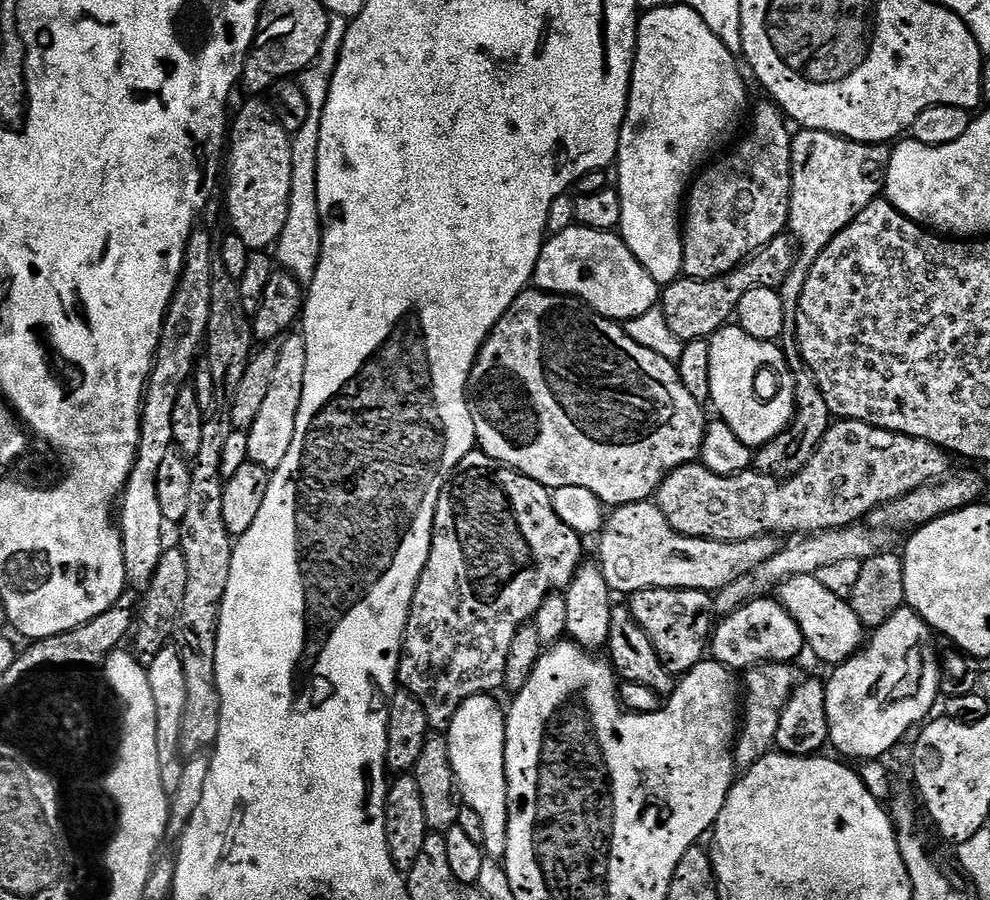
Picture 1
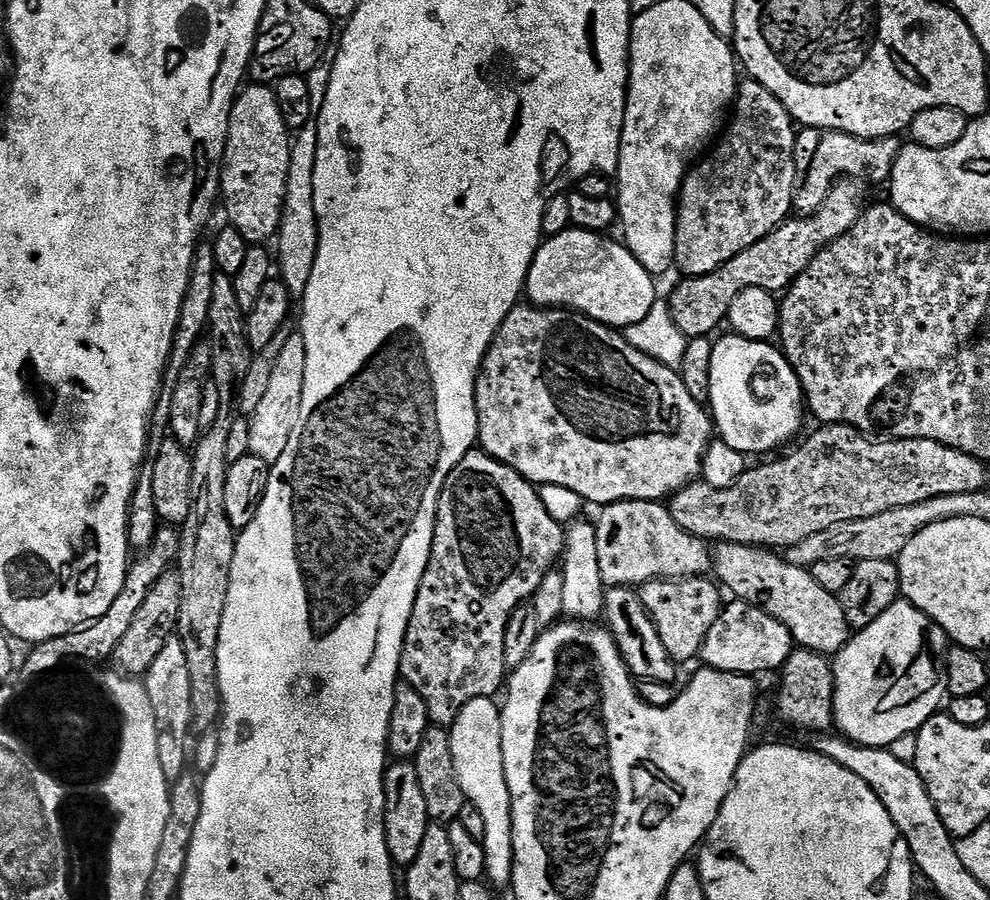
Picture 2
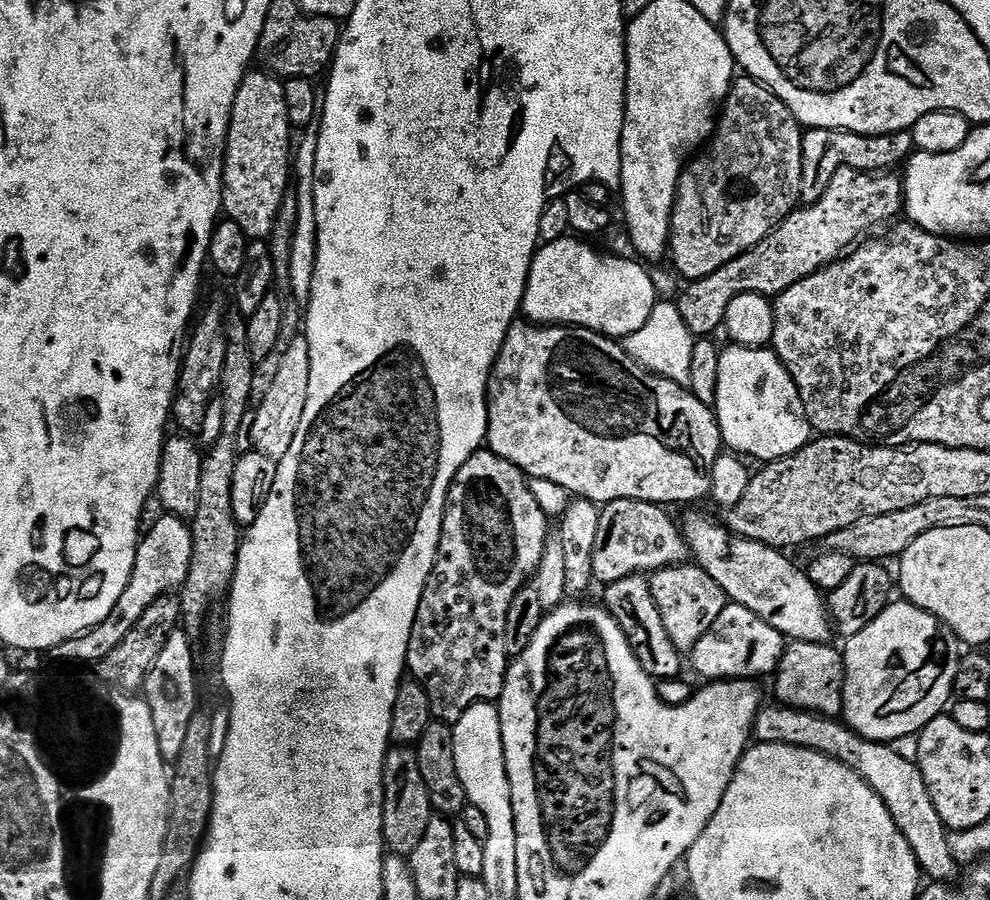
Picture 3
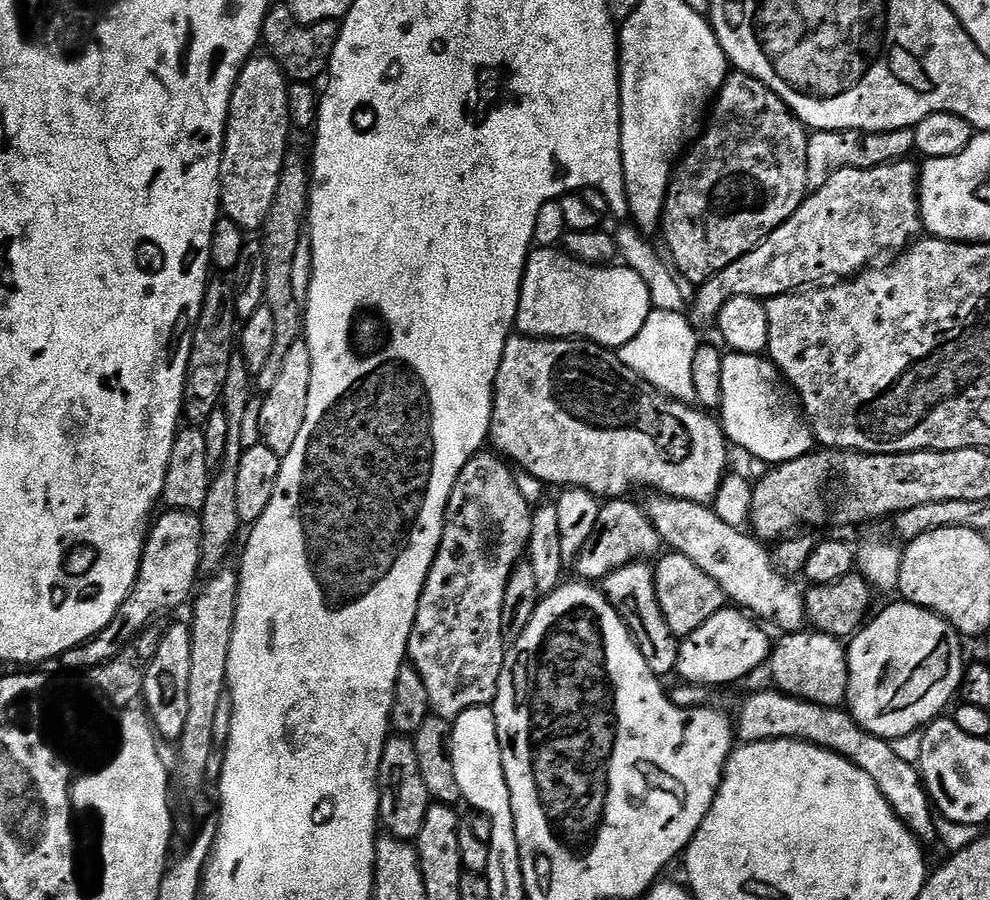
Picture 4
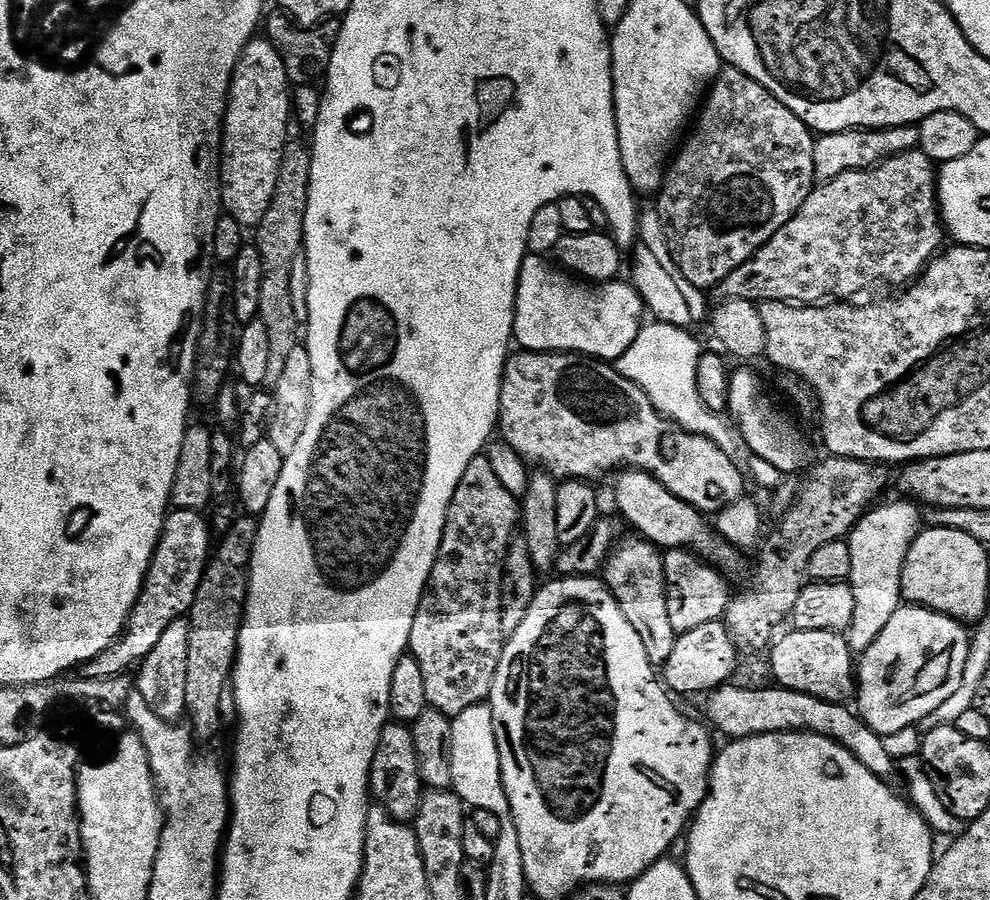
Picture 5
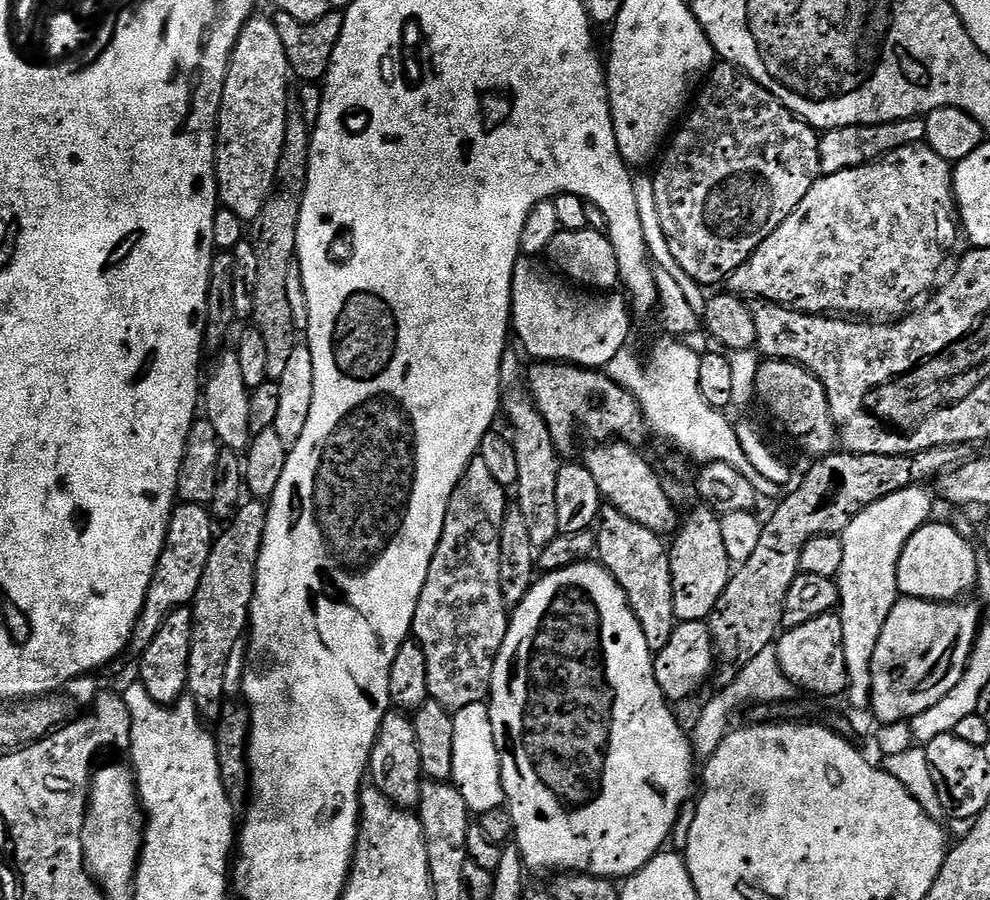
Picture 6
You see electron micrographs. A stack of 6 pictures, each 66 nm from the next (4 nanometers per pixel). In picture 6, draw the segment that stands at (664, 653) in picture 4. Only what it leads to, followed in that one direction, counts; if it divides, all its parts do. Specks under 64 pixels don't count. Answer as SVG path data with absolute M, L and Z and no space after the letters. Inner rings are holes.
M607 506L600 509L599 528L600 532L595 533L599 563L604 565L604 569L614 578L614 582L622 586L628 599L628 605L634 610L634 618L638 618L638 626L642 626L642 634L646 634L646 646L653 654L662 651L670 642L670 634L674 634L678 623L674 614L674 594L670 578L670 558L668 557L669 545L655 532L646 530L644 526L638 526L638 522L630 522L626 514Z

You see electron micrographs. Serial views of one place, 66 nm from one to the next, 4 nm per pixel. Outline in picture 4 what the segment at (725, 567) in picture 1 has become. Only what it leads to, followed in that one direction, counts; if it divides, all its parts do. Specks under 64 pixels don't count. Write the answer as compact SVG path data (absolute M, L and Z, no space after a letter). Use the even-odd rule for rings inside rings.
M612 498L601 507L598 526L594 526L594 534L590 534L586 546L582 546L576 555L574 567L581 581L600 582L622 566L651 561L659 557L661 552L660 535L658 530L654 530L647 511L641 505L639 508L638 505L631 504L628 498Z

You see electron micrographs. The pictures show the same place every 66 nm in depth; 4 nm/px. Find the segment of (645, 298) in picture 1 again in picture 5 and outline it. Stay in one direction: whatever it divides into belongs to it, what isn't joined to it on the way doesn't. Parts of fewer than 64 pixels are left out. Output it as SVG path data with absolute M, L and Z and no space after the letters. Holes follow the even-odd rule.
M531 254L525 256L522 262L522 270L518 278L518 290L516 291L516 317L514 318L514 326L512 327L512 335L515 343L517 345L520 343L519 347L525 352L574 352L581 356L591 356L593 360L602 360L605 362L615 362L622 354L626 354L626 350L630 350L634 338L638 338L640 329L646 320L645 304L639 294L639 290L633 287L631 283L625 282L623 284L623 279L620 278L609 280L607 284L577 282L567 271L561 270L559 267L556 267L557 269L551 268L547 264L548 262L543 256L534 256Z

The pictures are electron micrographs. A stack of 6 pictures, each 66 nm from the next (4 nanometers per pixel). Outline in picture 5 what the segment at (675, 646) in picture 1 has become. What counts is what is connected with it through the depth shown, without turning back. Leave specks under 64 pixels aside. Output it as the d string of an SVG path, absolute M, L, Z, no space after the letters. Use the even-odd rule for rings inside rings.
M670 548L663 553L664 585L666 586L666 607L670 626L676 633L689 632L706 622L723 620L728 608L730 591L725 573L713 568L706 560L700 559L695 552L686 548Z

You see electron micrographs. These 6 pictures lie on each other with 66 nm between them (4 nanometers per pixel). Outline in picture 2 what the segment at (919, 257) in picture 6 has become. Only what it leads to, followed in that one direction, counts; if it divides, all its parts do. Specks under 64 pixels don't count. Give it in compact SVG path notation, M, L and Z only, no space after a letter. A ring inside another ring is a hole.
M847 178L839 181L833 185L832 193L824 205L811 216L785 220L769 236L754 242L754 246L742 250L742 254L730 258L730 262L710 274L681 279L681 284L673 290L672 296L667 297L674 325L689 338L711 337L712 331L727 321L730 306L734 298L742 294L742 290L761 288L780 294L791 288L792 283L807 270L810 262L823 248L845 236L860 221L860 188L859 183Z

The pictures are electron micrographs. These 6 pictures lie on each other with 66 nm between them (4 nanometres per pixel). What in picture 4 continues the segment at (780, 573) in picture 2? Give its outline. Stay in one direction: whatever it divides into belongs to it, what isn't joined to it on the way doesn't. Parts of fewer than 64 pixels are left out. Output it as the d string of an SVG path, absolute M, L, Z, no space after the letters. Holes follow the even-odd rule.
M659 494L651 498L653 500L646 504L646 511L654 530L658 530L661 541L671 551L690 558L690 562L694 562L698 570L710 574L710 578L718 582L725 597L733 605L761 621L773 620L778 627L784 628L785 633L799 632L805 627L802 588L791 584L788 581L791 579L774 567L773 553L769 549L767 552L764 549L767 547L755 535L734 526L726 526L726 522L718 518L715 507L707 504Z

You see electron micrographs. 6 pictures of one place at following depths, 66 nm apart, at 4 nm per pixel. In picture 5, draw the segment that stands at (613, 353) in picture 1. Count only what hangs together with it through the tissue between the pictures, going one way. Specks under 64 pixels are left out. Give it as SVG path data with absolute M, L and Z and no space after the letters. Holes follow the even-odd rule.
M523 350L517 351L516 353L509 355L508 363L504 365L504 381L500 383L500 419L498 421L498 432L499 435L505 440L506 443L509 444L510 447L514 449L514 451L524 459L529 465L532 464L541 464L543 471L545 473L551 474L553 477L556 478L567 478L569 480L586 480L589 482L596 482L596 479L599 476L604 476L609 472L609 474L615 473L617 470L639 470L641 472L648 472L652 475L658 482L662 482L662 486L666 486L666 490L670 490L670 494L674 494L678 498L682 498L682 502L686 502L690 506L694 506L698 511L703 512L705 514L715 514L717 512L721 512L723 508L726 506L730 506L734 502L738 502L744 495L744 478L746 480L745 473L742 471L740 473L740 468L738 465L732 461L733 457L729 455L729 453L723 452L719 446L712 440L707 440L705 436L698 436L694 432L688 432L685 428L681 428L679 424L673 424L671 420L668 419L666 416L662 416L658 409L650 402L650 398L646 393L640 389L638 385L634 382L630 382L630 378L626 378L622 375L619 370L611 363L602 361L602 360L593 360L591 356L581 356L574 352L525 352Z

